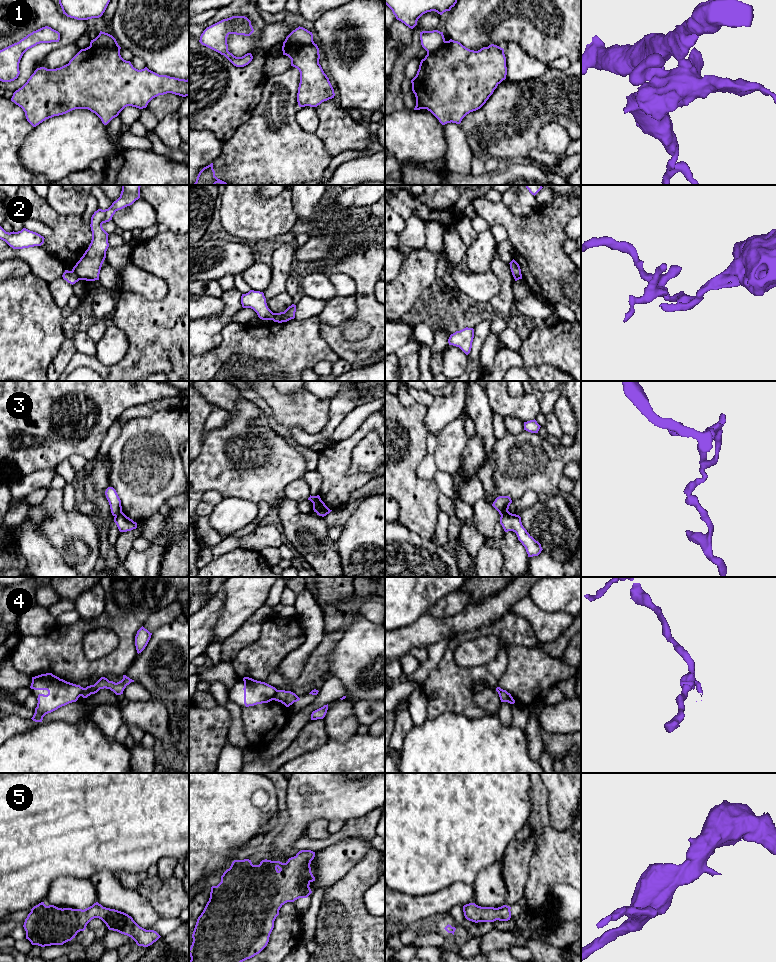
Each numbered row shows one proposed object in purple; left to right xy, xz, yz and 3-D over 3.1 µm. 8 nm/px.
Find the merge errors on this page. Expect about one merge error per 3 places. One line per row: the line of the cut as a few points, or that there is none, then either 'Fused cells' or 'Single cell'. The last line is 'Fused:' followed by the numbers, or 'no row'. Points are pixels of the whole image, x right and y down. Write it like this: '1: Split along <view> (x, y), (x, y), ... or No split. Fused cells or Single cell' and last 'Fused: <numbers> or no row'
1: Split along xz (284, 41), (300, 44), (314, 43). Fused cells
2: Split along xy (72, 270), (79, 279). Fused cells
3: Split along yz (508, 511), (501, 515). Fused cells
4: Split along xz (278, 690), (272, 699). Fused cells
5: No split. Single cell
Fused: 1, 2, 3, 4

